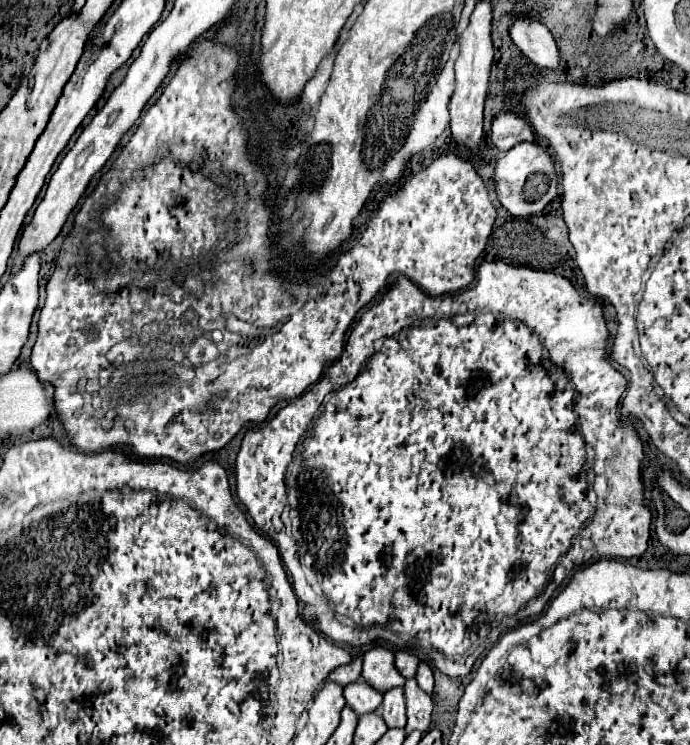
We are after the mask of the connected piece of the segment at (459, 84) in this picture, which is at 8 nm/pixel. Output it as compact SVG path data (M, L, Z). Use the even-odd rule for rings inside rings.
M479 1L469 17L467 27L459 33L459 57L455 61L455 91L449 103L451 111L451 131L453 139L465 143L467 147L475 147L483 137L483 103L487 97L489 71L493 63L493 39L491 39L491 3Z

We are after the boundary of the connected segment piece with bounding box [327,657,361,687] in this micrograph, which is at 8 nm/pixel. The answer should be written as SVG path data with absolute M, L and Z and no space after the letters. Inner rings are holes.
M357 657L357 659L353 659L351 663L335 669L335 671L327 677L327 681L335 681L337 685L343 685L343 687L345 687L345 685L349 685L349 683L355 683L359 677L361 677L361 657Z

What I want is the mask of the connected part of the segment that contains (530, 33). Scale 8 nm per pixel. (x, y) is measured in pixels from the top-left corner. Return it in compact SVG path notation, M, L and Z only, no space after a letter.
M513 15L513 25L511 25L511 39L515 45L527 55L537 67L541 69L561 69L561 55L559 47L551 35L551 31L535 21L527 19L525 15Z

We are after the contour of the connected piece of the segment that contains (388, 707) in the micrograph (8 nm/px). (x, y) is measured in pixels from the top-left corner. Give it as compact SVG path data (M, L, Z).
M395 687L383 697L383 711L381 711L383 721L387 727L403 727L405 725L405 697L403 689Z

